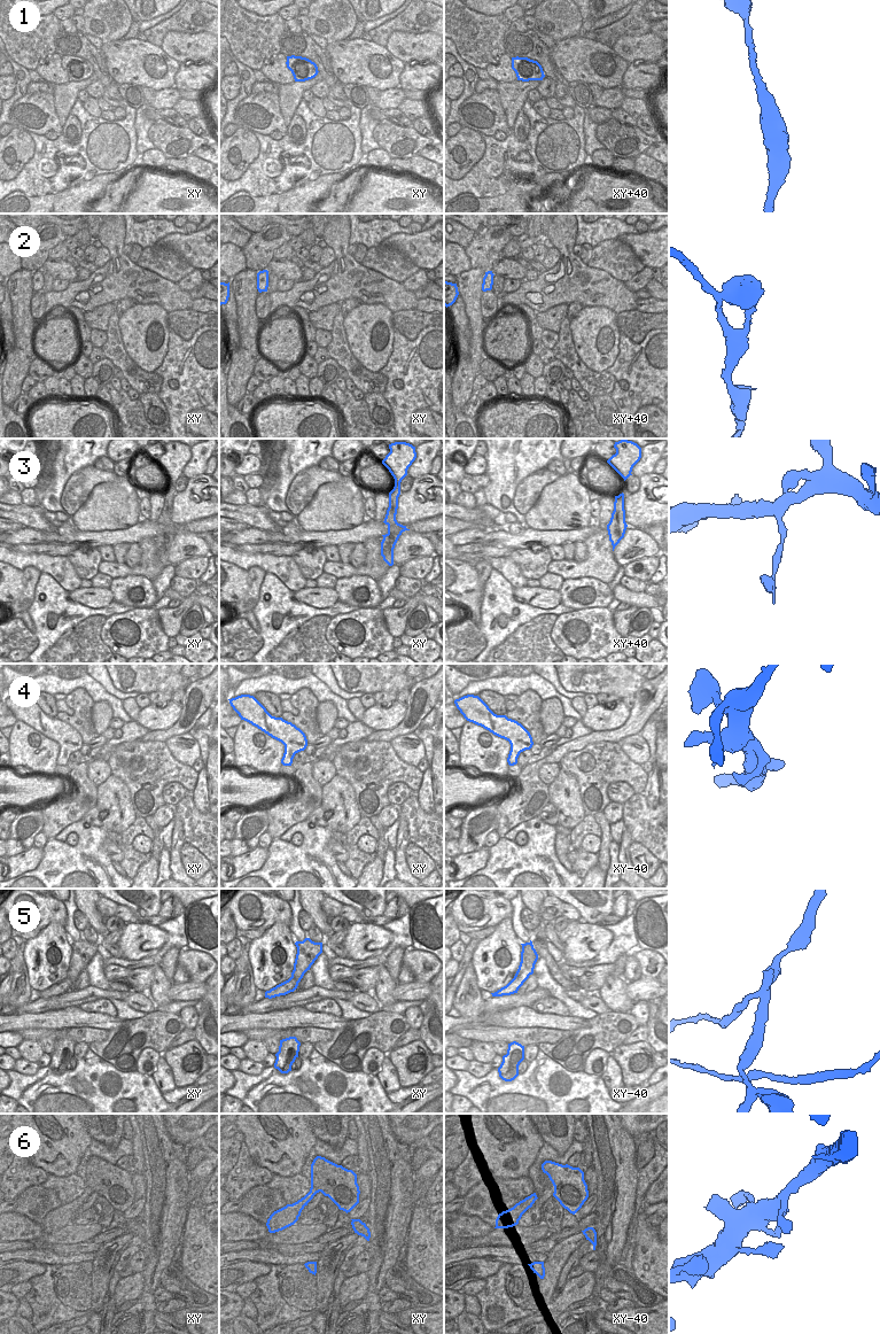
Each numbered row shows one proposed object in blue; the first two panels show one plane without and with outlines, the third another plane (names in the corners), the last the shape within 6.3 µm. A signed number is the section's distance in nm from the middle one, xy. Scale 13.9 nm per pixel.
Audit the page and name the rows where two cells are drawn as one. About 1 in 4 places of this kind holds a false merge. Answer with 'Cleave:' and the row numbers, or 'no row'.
Cleave: 3, 5.

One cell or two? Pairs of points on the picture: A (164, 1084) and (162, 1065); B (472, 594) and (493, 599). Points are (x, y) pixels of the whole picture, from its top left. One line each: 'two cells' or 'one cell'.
A: one cell
B: two cells

